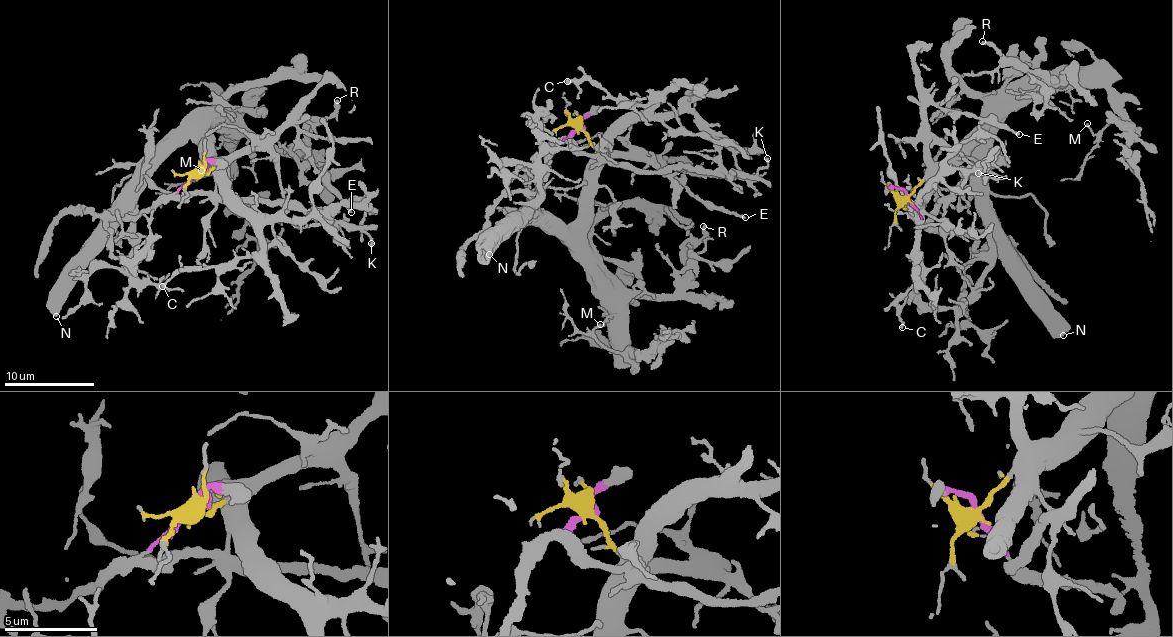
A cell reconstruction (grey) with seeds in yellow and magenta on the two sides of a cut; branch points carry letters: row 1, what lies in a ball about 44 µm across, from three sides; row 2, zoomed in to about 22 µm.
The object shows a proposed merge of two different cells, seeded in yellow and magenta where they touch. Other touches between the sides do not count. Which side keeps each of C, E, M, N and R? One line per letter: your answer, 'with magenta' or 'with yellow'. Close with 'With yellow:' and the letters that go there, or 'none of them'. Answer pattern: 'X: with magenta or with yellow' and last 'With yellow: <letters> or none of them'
C: with yellow
E: with yellow
M: with yellow
N: with yellow
R: with yellow
With yellow: C, E, M, N, R

